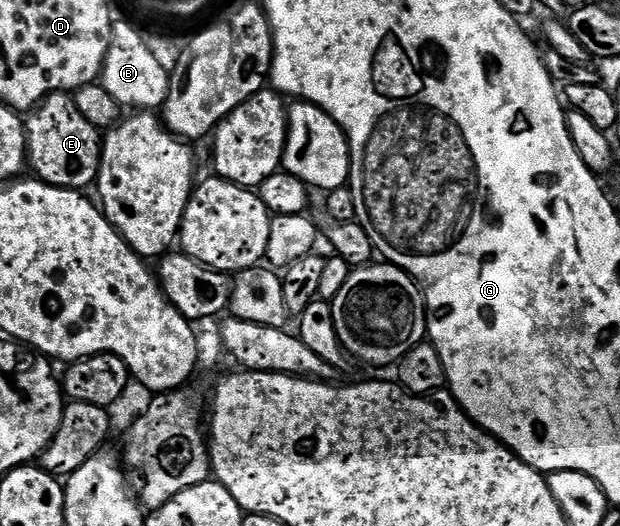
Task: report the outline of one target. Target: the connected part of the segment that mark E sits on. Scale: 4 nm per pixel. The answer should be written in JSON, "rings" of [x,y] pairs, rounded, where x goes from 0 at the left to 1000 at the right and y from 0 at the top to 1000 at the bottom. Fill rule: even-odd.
{"rings":[[[102,173],[76,181],[53,203],[42,226],[45,243],[45,306],[56,338],[115,363],[147,357],[161,335],[163,251],[126,207],[121,186]]]}

